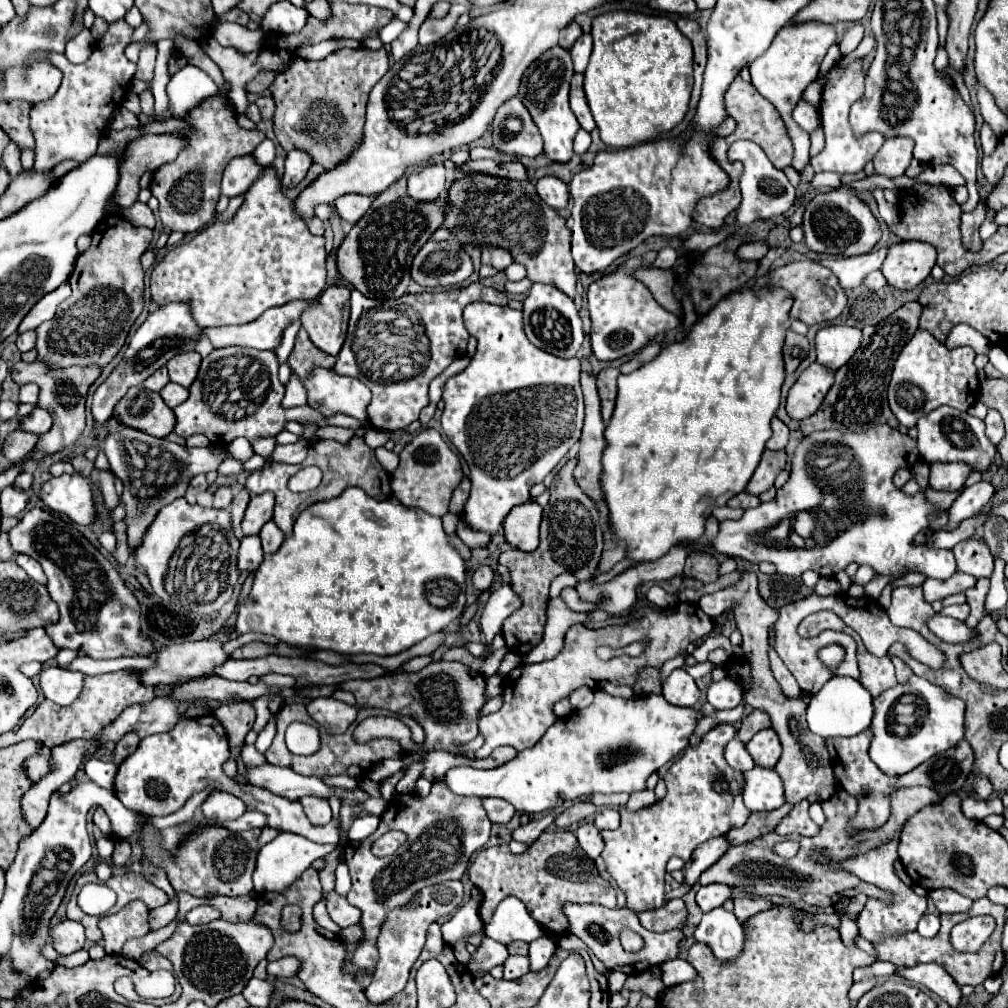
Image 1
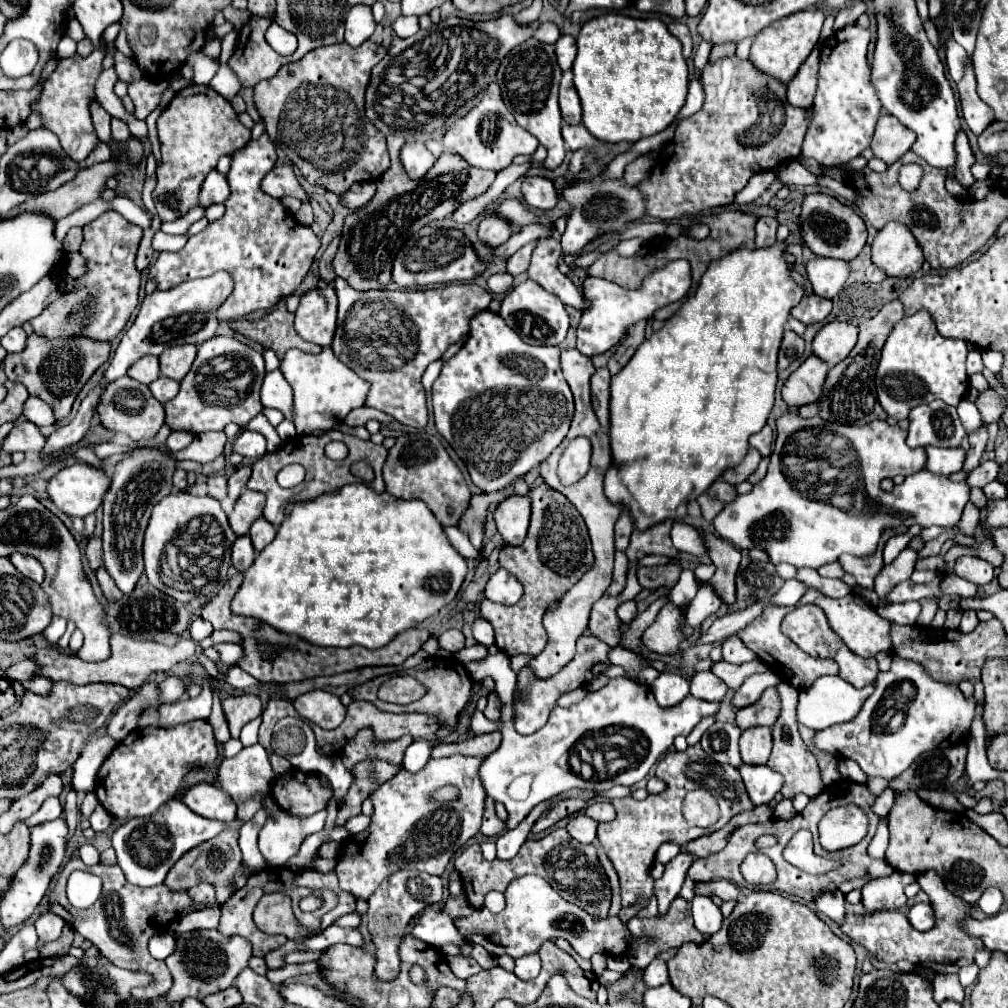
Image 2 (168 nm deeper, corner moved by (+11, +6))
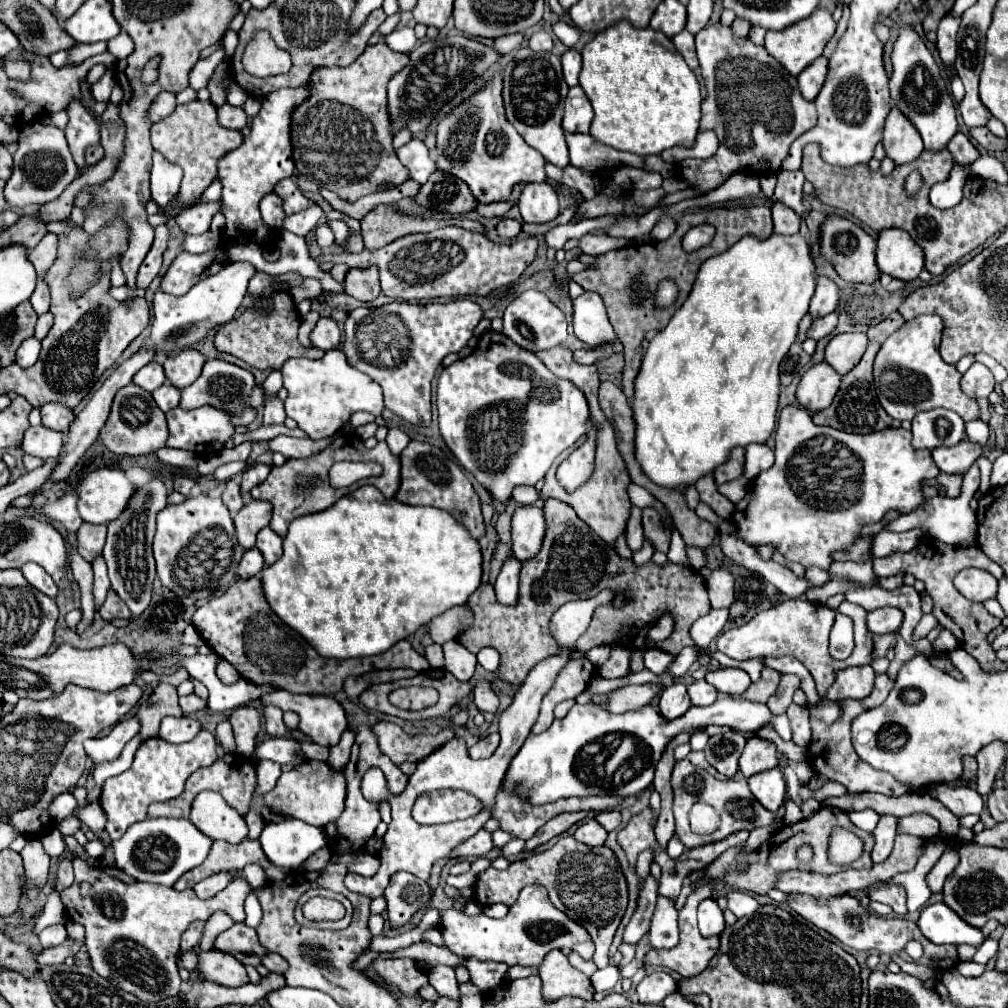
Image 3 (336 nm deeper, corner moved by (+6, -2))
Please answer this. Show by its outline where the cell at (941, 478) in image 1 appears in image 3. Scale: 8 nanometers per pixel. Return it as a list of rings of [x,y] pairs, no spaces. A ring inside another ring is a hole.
[[[962,439],[954,447],[938,447],[932,453],[942,473],[964,473],[982,455],[982,447],[970,439]]]

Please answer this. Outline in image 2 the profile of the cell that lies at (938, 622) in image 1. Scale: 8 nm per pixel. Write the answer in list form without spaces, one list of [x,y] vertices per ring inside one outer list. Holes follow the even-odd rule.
[[[909,601],[905,603],[891,603],[889,607],[877,607],[877,613],[893,623],[899,625],[915,625],[919,614],[921,612],[921,605],[917,601]]]

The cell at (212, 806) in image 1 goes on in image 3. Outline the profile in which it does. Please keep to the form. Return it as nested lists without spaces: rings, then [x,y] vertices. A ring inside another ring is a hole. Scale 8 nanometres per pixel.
[[[202,791],[192,803],[190,821],[212,841],[228,841],[238,845],[248,837],[248,825],[244,817],[226,805],[220,793]]]

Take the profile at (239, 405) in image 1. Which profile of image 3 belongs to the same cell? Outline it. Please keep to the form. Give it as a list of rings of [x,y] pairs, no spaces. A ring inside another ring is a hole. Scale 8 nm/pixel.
[[[208,359],[202,375],[188,387],[182,389],[182,401],[180,407],[182,409],[194,409],[194,407],[202,407],[202,405],[214,405],[220,409],[228,409],[232,411],[232,421],[234,425],[250,425],[256,417],[256,409],[240,409],[242,399],[254,389],[254,377],[252,373],[248,373],[246,369],[226,363],[226,361],[218,361],[218,359]]]

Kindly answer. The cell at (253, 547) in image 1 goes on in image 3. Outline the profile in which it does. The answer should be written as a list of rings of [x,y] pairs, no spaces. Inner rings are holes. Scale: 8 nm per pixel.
[[[254,547],[254,549],[250,549],[250,551],[244,553],[244,557],[242,557],[240,565],[238,565],[238,575],[240,575],[242,579],[250,579],[250,577],[258,575],[262,569],[264,569],[264,557],[262,557],[262,553]]]

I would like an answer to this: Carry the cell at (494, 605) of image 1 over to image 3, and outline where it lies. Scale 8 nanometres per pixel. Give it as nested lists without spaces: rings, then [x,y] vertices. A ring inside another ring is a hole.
[[[510,555],[504,565],[502,571],[494,583],[496,589],[496,597],[500,603],[504,605],[514,605],[518,601],[518,579],[520,579],[520,569],[522,569],[522,561],[518,561],[514,555]]]

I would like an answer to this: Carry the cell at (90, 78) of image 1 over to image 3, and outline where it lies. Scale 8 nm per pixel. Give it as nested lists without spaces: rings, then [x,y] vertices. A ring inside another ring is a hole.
[[[72,101],[68,105],[68,115],[70,115],[70,123],[66,127],[68,147],[78,169],[84,169],[86,143],[100,143],[98,121],[82,107],[80,101]]]

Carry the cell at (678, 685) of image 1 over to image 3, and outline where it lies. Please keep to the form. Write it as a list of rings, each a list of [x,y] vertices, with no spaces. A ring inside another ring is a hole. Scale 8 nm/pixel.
[[[674,683],[674,685],[664,687],[664,691],[658,699],[658,709],[660,709],[662,717],[666,717],[666,719],[678,719],[690,707],[692,707],[692,703],[686,693],[686,685],[682,685],[682,683]]]

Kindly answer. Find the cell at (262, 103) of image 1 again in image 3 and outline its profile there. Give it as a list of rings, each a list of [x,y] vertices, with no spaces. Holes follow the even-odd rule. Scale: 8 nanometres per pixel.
[[[224,103],[222,107],[216,107],[216,109],[218,109],[218,121],[220,121],[222,127],[226,127],[226,129],[242,129],[242,127],[246,127],[248,117],[246,117],[242,107],[234,107],[234,105]]]

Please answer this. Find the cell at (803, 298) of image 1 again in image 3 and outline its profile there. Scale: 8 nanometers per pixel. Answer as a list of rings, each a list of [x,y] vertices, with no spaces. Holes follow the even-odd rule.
[[[830,313],[830,315],[826,315],[826,317],[814,319],[806,335],[812,337],[812,339],[816,339],[816,341],[820,341],[822,337],[826,337],[826,335],[830,335],[830,333],[834,331],[836,323],[838,323],[838,315],[836,315],[836,313]]]

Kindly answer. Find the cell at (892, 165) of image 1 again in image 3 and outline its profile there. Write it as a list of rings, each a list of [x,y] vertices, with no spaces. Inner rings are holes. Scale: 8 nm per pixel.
[[[894,107],[886,119],[882,141],[886,155],[898,165],[914,161],[924,151],[922,137],[918,137],[914,125],[910,125],[910,121],[906,121],[906,117],[902,117],[902,113],[898,113]]]

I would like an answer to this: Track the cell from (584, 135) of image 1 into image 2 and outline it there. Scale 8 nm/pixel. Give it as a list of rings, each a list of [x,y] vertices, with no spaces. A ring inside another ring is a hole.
[[[563,125],[563,139],[565,139],[565,145],[571,149],[571,151],[577,151],[577,149],[593,149],[597,145],[597,139],[593,139],[587,129],[583,125]]]

